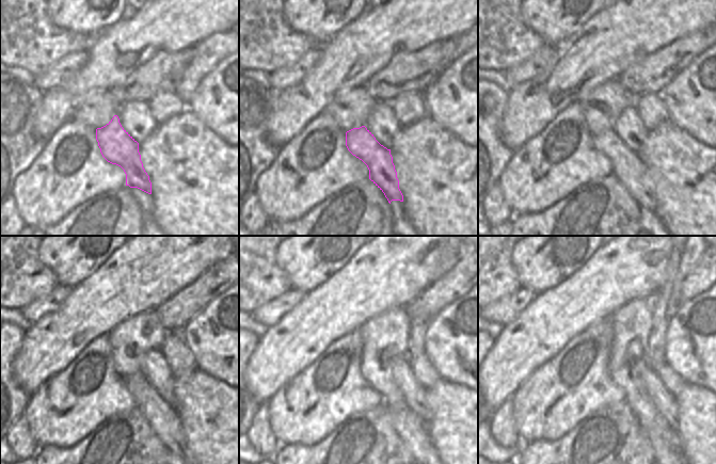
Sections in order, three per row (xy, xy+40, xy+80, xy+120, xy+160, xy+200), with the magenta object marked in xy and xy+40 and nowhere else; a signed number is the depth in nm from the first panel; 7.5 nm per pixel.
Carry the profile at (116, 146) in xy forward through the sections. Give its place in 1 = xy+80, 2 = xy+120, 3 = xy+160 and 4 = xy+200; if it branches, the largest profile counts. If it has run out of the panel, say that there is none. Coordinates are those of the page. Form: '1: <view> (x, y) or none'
1: xy+80 (626, 166)
2: xy+120 (162, 418)
3: xy+160 (412, 431)
4: xy+200 (661, 451)

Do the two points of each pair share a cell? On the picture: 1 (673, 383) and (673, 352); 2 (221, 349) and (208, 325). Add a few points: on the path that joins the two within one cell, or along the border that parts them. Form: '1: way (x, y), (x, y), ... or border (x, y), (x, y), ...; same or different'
1: border (665, 362), (687, 383); different
2: way (221, 344), (213, 334), (213, 331); same

